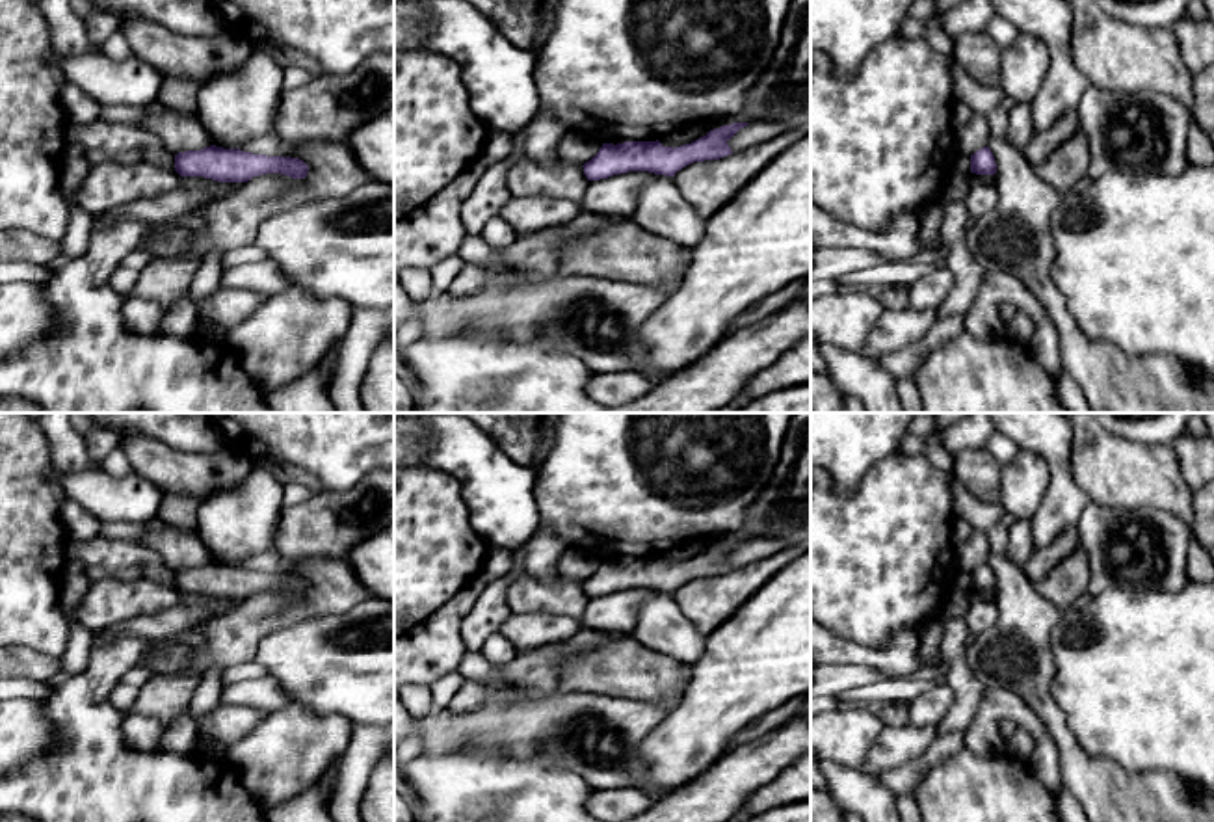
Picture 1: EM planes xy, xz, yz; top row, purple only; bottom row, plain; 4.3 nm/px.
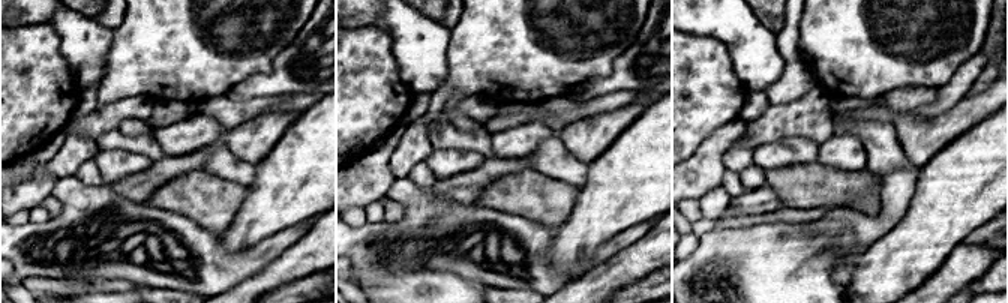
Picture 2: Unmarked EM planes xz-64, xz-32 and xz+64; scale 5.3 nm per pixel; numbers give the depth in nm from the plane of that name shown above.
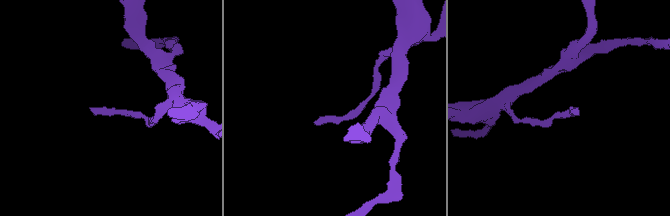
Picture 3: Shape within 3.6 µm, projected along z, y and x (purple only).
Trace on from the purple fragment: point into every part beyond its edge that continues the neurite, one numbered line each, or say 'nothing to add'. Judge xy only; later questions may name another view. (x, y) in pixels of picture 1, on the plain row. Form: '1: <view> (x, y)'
nothing to add

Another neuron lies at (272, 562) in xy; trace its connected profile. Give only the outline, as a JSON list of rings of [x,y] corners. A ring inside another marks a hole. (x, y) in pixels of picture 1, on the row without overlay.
[[[266,550],[238,563],[240,567],[266,573],[290,573],[296,569],[296,562],[281,556],[275,550]]]

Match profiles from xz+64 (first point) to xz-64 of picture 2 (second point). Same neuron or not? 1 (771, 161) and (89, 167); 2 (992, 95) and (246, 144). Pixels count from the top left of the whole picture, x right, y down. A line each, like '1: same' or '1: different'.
1: different
2: same

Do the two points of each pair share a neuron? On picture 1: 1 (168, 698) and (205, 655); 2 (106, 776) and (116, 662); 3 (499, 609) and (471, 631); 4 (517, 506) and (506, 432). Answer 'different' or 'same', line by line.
1: same
2: same
3: same
4: different

